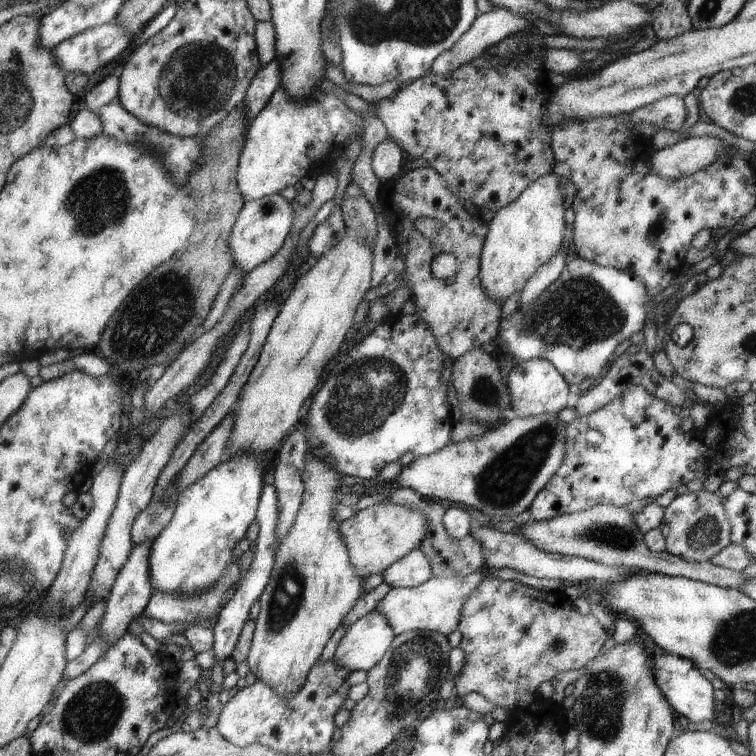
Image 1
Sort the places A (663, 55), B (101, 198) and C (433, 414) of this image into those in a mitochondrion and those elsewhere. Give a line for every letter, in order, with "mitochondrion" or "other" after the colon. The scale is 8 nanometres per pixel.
A: other
B: mitochondrion
C: other

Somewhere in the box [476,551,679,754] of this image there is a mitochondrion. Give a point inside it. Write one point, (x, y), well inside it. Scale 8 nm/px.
(601, 711)

